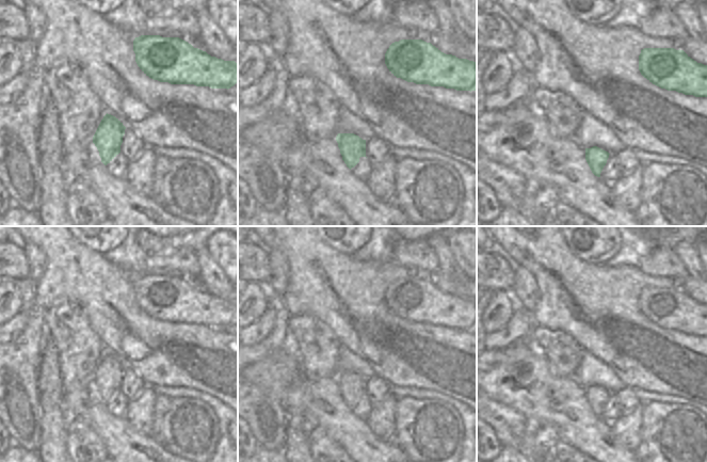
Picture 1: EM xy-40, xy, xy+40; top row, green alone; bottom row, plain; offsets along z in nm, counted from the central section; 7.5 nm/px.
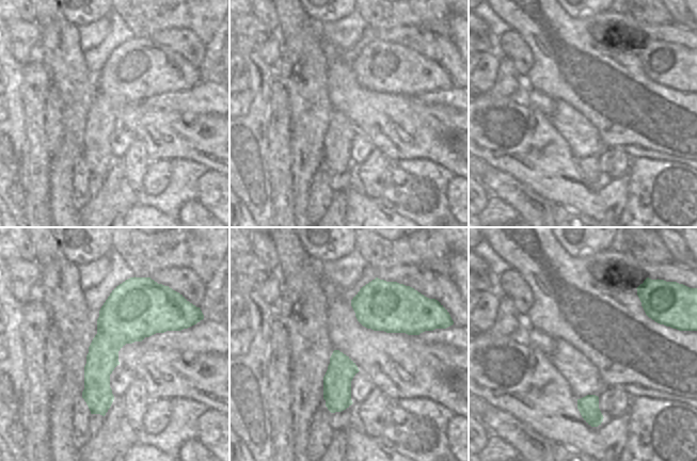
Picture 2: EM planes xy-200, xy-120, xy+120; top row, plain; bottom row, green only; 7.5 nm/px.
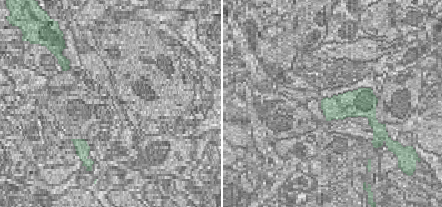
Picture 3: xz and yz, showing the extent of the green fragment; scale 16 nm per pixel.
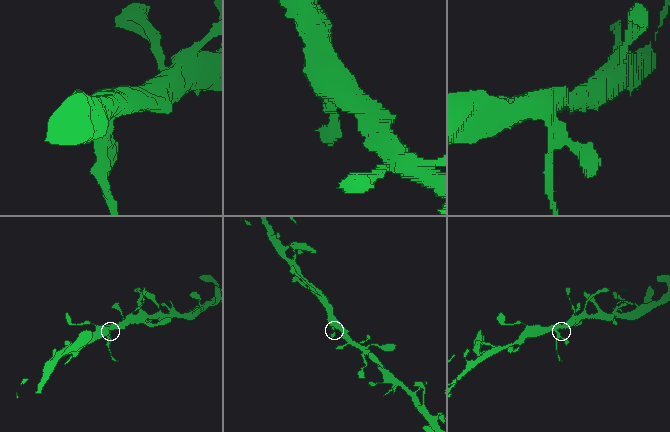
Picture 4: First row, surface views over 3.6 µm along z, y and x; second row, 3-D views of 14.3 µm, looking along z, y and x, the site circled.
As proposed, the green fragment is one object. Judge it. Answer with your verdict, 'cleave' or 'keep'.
keep

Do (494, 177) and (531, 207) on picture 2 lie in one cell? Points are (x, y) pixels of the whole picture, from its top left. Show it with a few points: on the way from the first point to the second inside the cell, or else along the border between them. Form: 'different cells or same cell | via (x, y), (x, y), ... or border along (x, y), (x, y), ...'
same cell | via (503, 186), (522, 199)

